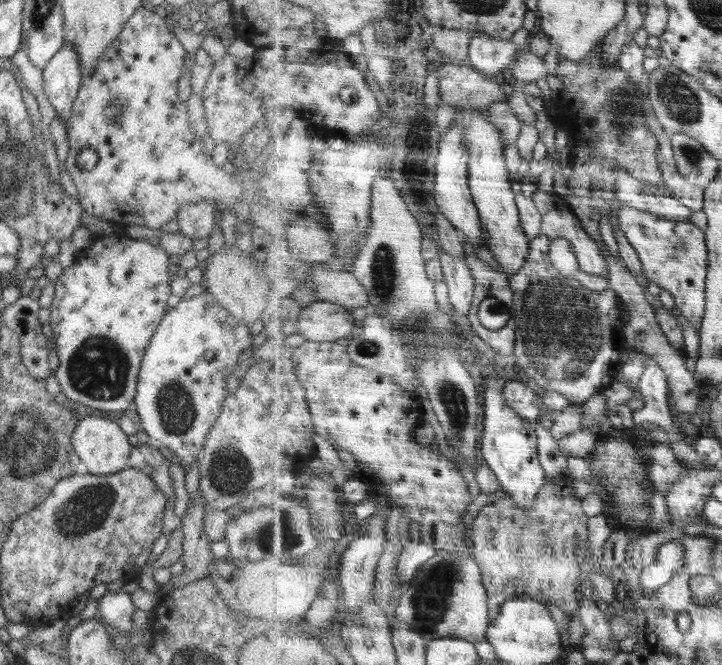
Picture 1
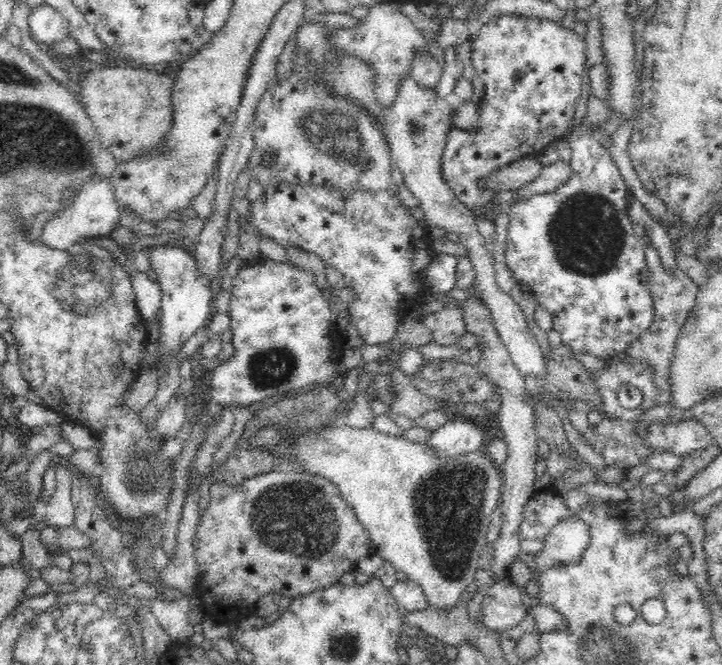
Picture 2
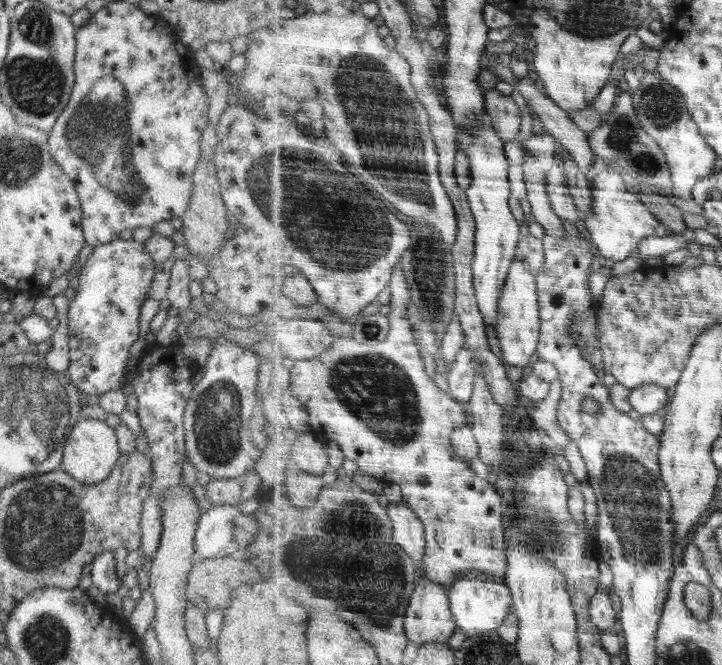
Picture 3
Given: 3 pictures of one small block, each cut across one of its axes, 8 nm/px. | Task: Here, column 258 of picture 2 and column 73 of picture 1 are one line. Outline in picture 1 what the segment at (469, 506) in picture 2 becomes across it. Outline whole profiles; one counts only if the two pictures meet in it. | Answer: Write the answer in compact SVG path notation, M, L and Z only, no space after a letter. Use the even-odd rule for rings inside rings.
M87 416L78 421L71 434L71 445L90 474L106 476L128 468L132 446L128 442L128 435L112 420L101 416Z

